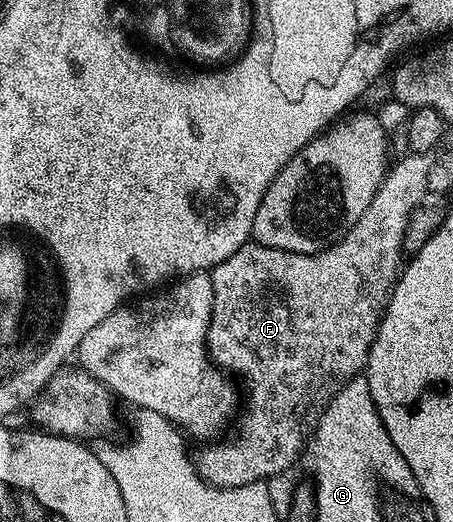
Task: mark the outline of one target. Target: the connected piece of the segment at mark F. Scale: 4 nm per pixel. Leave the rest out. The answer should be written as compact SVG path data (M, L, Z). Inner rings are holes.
M405 153L405 158L400 158L391 163L388 173L384 175L382 184L370 200L370 208L362 212L358 224L346 232L346 236L326 250L320 250L316 254L299 254L298 252L282 252L278 248L266 248L260 242L249 240L234 256L222 260L222 264L214 267L210 273L214 284L214 308L210 312L210 328L208 329L208 356L215 365L229 375L235 376L242 383L242 390L248 395L243 395L242 409L238 414L240 430L233 429L223 440L212 440L194 454L194 465L201 475L209 483L222 486L245 486L251 482L264 482L269 478L284 476L289 473L288 469L300 458L300 453L305 453L306 443L310 438L310 427L317 421L318 415L324 407L333 401L332 398L341 393L344 383L357 377L367 367L368 352L372 349L372 342L376 339L376 329L380 327L382 311L387 303L388 295L392 287L396 285L398 271L401 269L400 254L404 250L404 233L408 227L408 220L415 210L419 210L428 194L426 176L430 176L430 164L432 154Z

